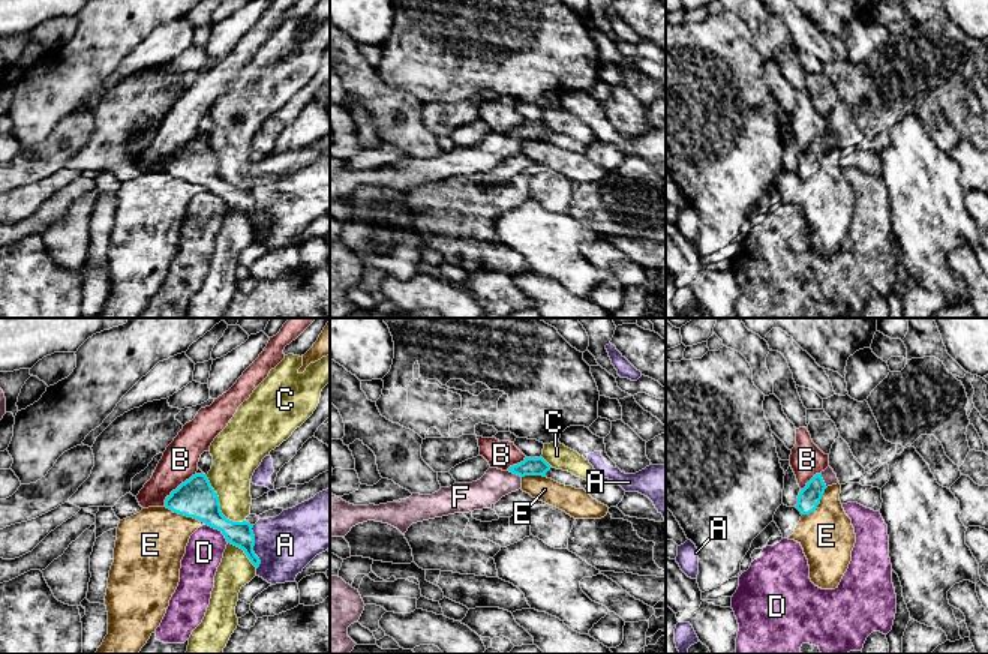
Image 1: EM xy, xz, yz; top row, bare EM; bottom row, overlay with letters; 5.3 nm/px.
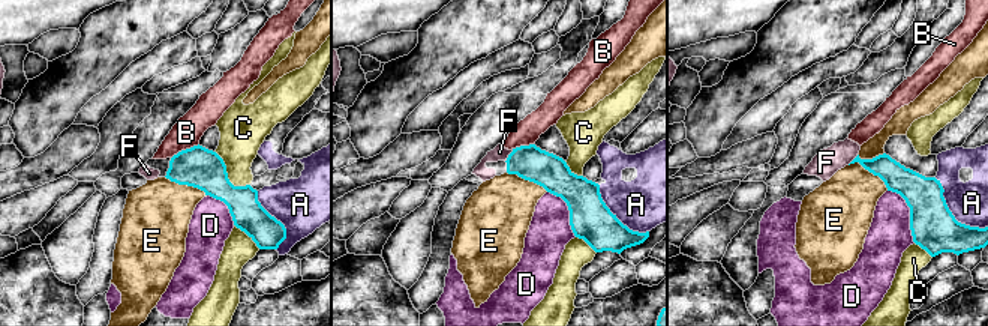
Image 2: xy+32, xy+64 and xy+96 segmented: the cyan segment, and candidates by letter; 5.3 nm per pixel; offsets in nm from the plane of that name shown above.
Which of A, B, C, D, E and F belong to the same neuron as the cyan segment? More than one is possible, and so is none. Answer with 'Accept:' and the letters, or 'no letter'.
Accept: F

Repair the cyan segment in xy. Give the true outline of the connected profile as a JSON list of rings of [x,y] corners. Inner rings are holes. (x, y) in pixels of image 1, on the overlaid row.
[[[195,474],[165,500],[165,507],[174,513],[202,520],[219,530],[228,543],[244,550],[250,562],[258,568],[261,561],[253,552],[253,525],[249,522],[232,522],[220,512],[219,496],[205,474]]]

